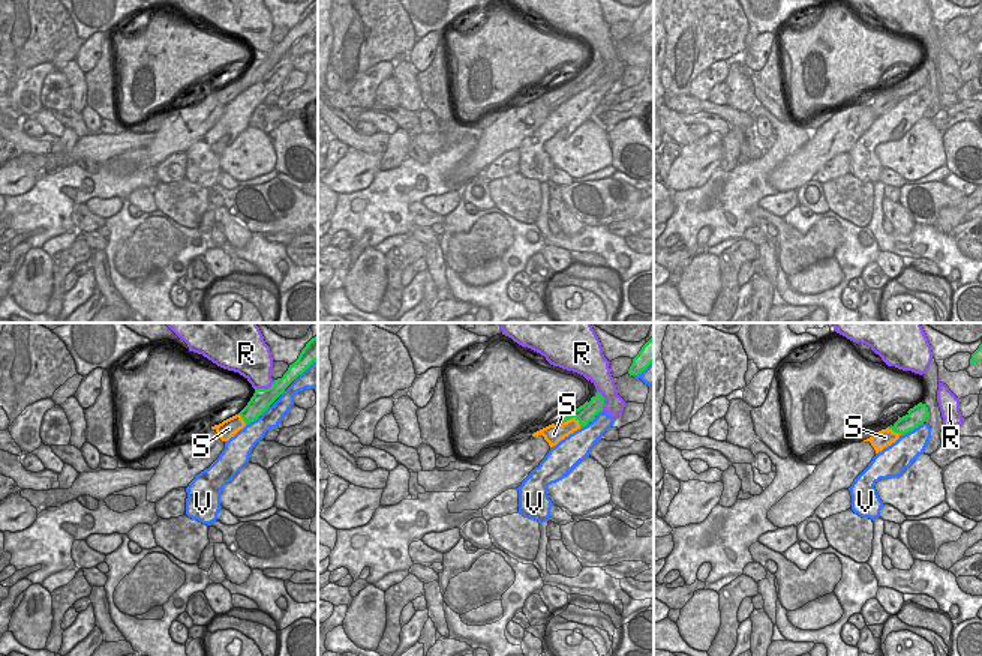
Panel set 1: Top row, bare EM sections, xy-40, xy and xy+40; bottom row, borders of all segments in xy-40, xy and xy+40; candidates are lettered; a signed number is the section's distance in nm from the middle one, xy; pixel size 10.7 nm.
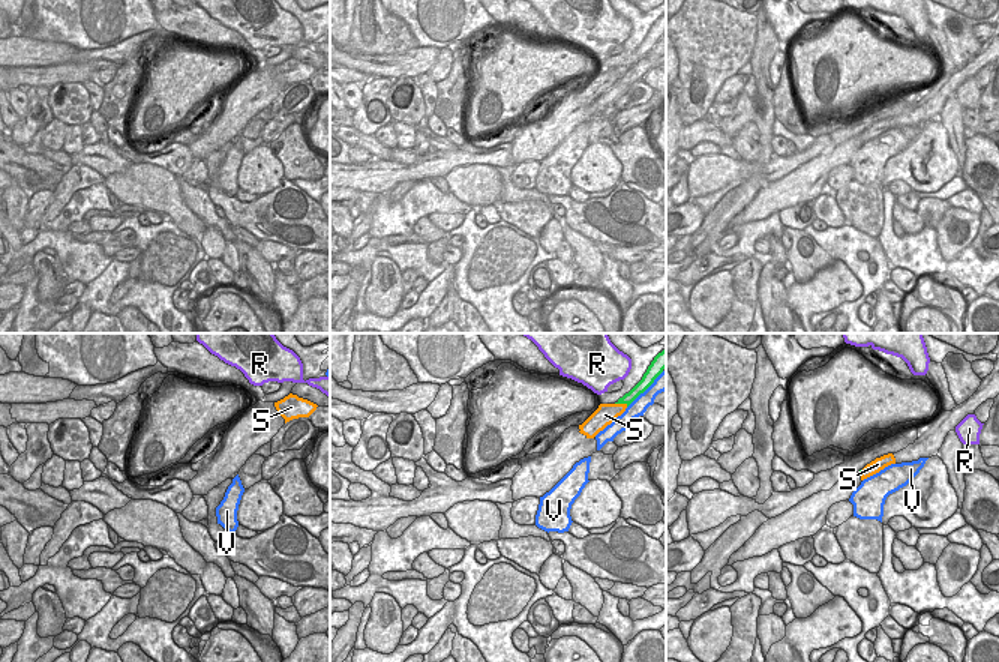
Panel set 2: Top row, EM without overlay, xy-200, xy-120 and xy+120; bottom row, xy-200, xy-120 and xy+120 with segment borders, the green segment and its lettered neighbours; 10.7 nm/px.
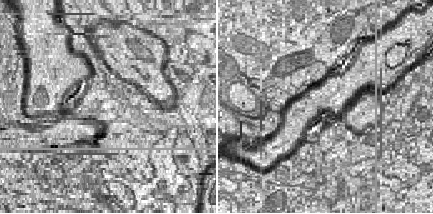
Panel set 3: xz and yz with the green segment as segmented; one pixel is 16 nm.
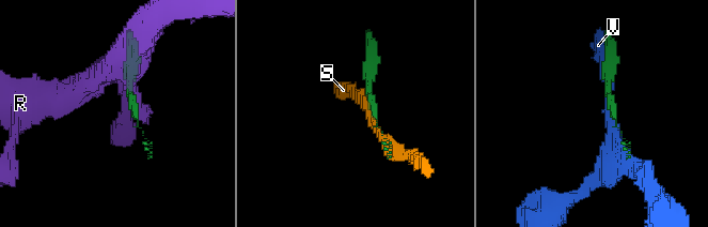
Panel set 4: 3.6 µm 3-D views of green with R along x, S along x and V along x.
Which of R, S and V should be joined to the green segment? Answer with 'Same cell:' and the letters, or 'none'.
Same cell: none

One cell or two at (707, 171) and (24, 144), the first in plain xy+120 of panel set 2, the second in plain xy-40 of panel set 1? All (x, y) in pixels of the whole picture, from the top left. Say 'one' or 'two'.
two

